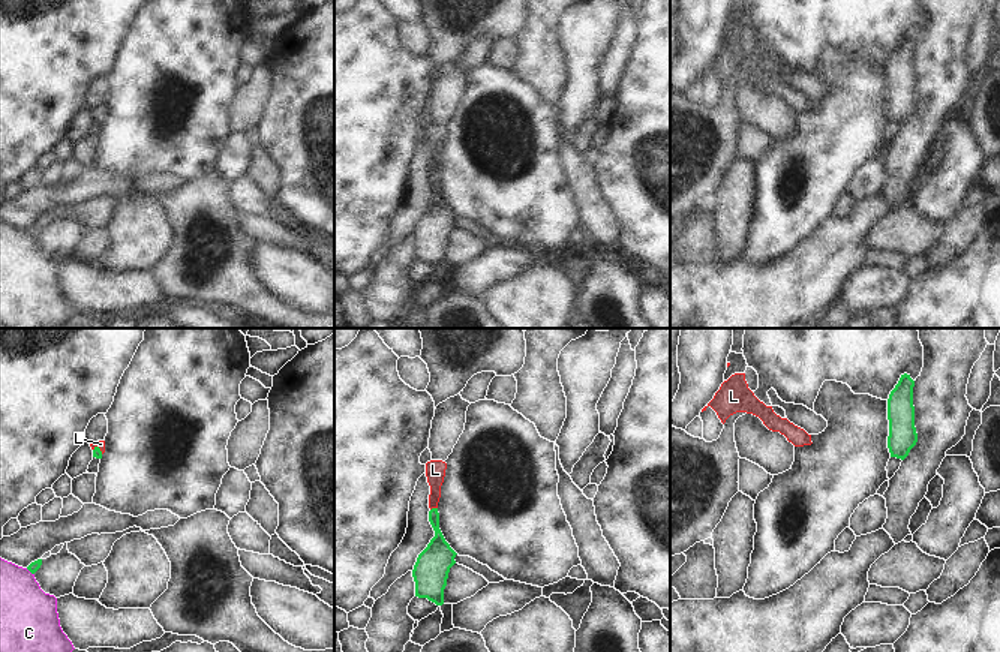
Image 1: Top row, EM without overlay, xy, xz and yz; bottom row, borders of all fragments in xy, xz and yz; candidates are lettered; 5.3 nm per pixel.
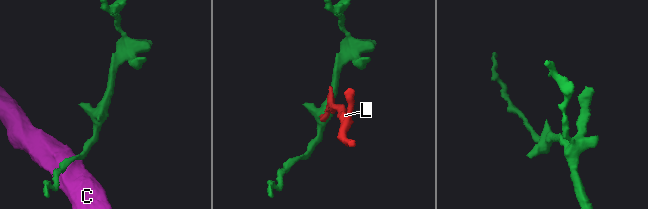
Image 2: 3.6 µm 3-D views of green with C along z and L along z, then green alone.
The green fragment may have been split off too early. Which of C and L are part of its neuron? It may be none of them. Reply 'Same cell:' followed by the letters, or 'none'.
Same cell: L

